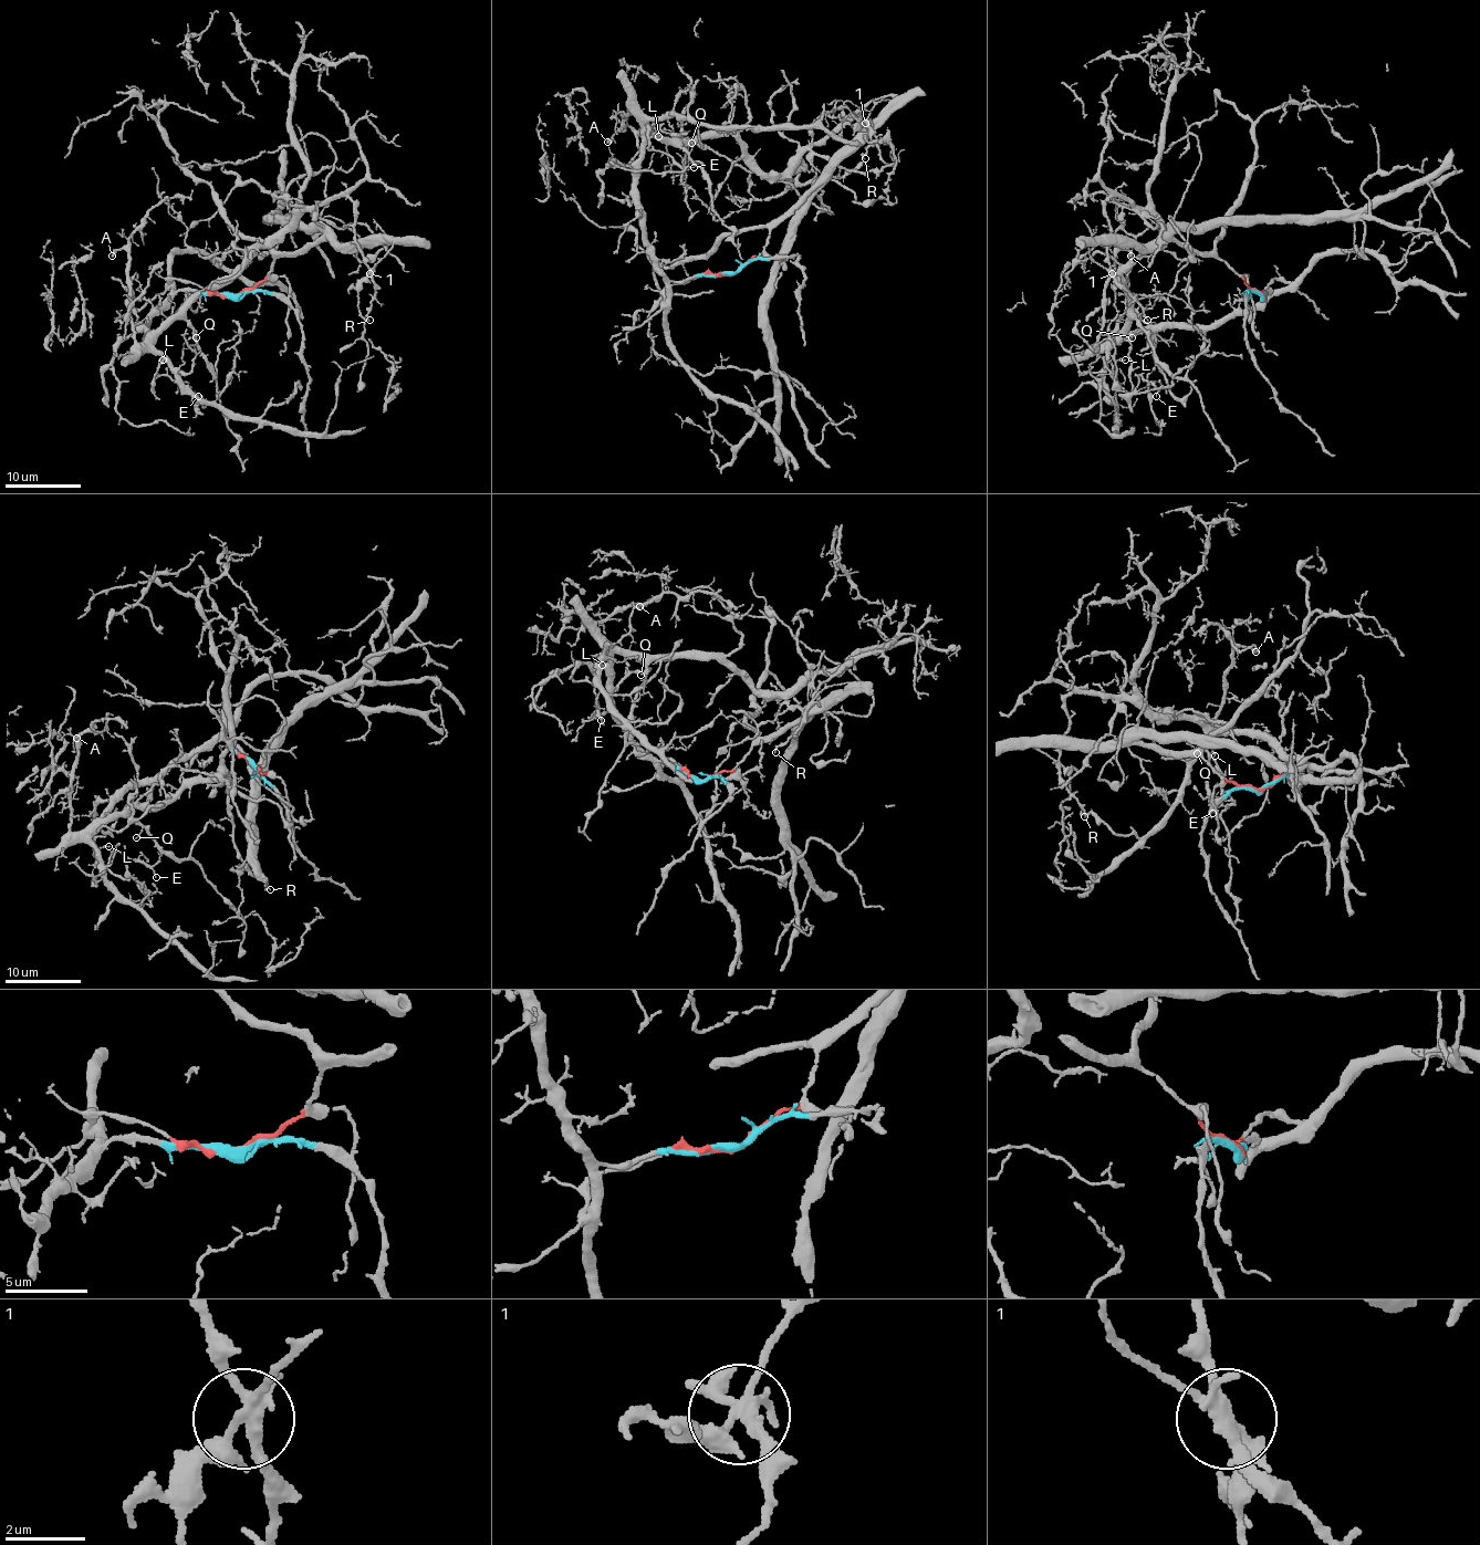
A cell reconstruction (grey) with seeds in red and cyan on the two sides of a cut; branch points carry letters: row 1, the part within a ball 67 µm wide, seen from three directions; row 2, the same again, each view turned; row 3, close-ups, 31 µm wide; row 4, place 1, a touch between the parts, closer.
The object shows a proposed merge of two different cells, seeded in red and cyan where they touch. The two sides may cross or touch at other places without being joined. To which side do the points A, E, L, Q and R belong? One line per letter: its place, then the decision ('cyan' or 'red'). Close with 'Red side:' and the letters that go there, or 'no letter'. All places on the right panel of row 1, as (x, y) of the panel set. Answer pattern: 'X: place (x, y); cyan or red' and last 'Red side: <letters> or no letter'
A: place (1131, 256); cyan
E: place (1156, 396); cyan
L: place (1125, 359); cyan
Q: place (1132, 337); cyan
R: place (1147, 320); cyan
Red side: no letter

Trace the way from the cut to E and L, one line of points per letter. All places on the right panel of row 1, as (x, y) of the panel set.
E: (1261, 294), (1208, 326), (1125, 334), (1108, 351), (1116, 380), (1131, 393), (1140, 375), (1156, 396)
L: (1261, 294), (1271, 290), (1252, 308), (1208, 326), (1125, 334), (1108, 351), (1112, 362), (1125, 359)

